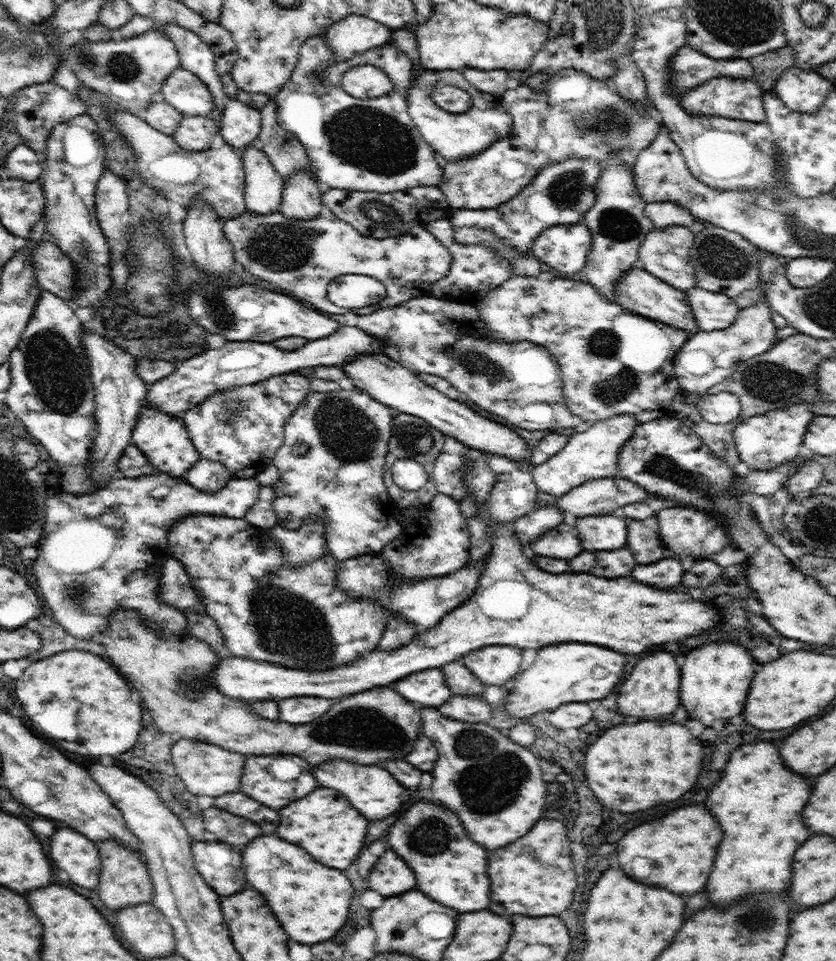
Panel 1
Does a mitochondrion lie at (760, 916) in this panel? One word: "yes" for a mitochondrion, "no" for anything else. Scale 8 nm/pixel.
yes

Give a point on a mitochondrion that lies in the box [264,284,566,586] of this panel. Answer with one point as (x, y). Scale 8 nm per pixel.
(345, 430)

